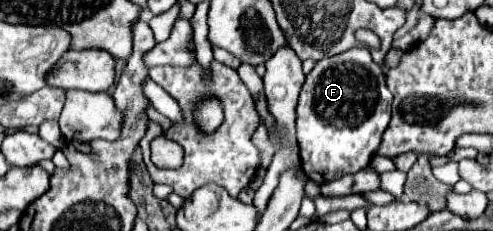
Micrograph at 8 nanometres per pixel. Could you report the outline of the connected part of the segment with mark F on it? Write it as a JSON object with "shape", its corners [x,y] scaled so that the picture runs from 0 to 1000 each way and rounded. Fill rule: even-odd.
{"shape":[[[712,208],[684,242],[647,260],[619,338],[602,459],[602,606],[611,641],[611,727],[623,771],[651,805],[659,788],[675,788],[700,753],[720,753],[740,727],[753,701],[793,519],[793,442],[797,407],[781,364],[781,320],[773,286],[757,268],[744,208]]]}

